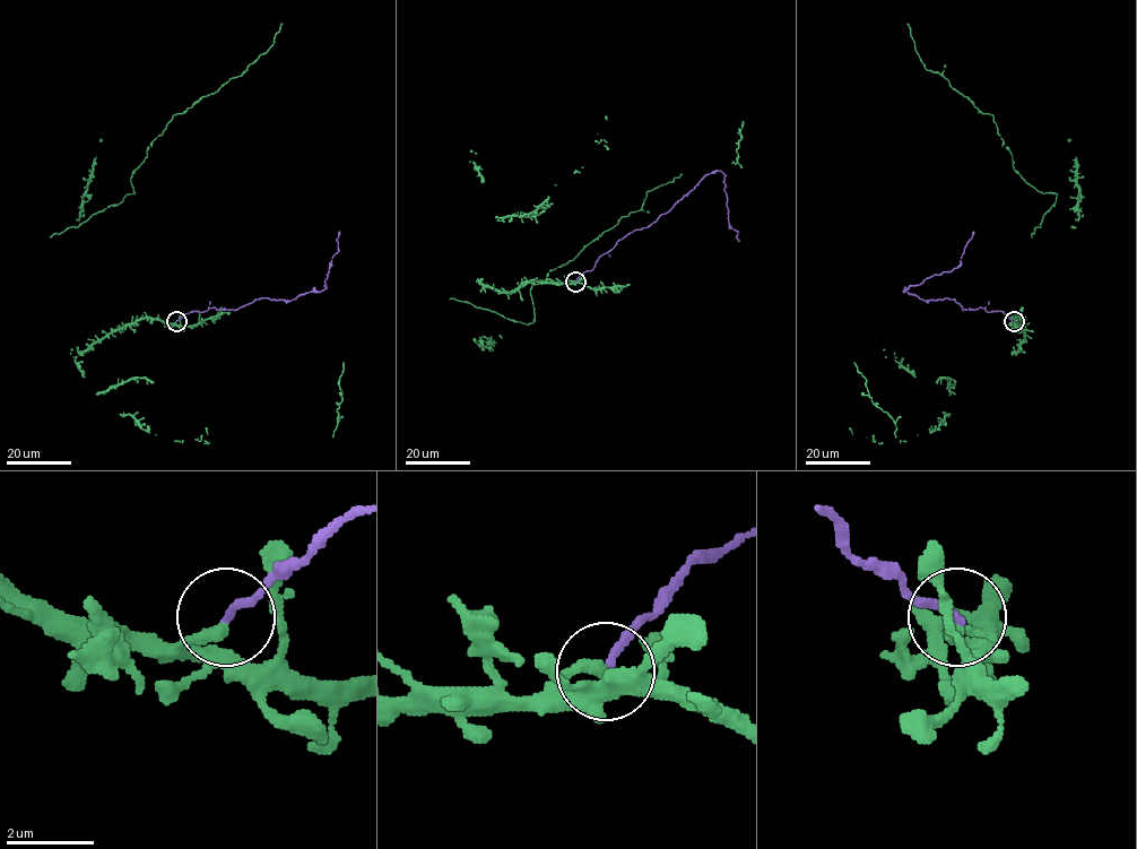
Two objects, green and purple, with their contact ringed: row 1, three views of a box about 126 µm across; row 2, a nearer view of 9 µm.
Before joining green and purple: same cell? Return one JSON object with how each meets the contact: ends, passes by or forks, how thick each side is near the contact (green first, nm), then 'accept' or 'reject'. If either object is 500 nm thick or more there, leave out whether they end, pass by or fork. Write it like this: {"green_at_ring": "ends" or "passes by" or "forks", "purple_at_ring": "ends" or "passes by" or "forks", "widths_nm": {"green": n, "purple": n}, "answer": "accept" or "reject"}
{"green_at_ring": "ends", "purple_at_ring": "ends", "widths_nm": {"green": 280, "purple": 200}, "answer": "reject"}

